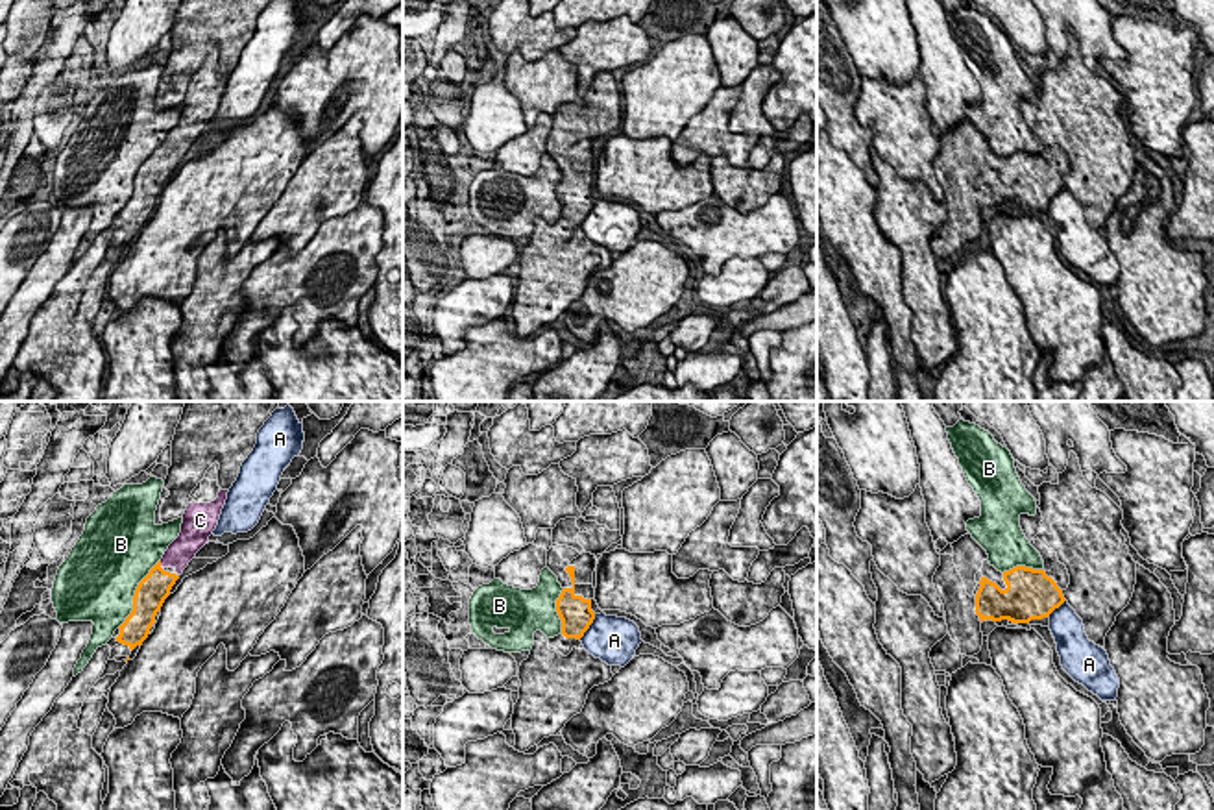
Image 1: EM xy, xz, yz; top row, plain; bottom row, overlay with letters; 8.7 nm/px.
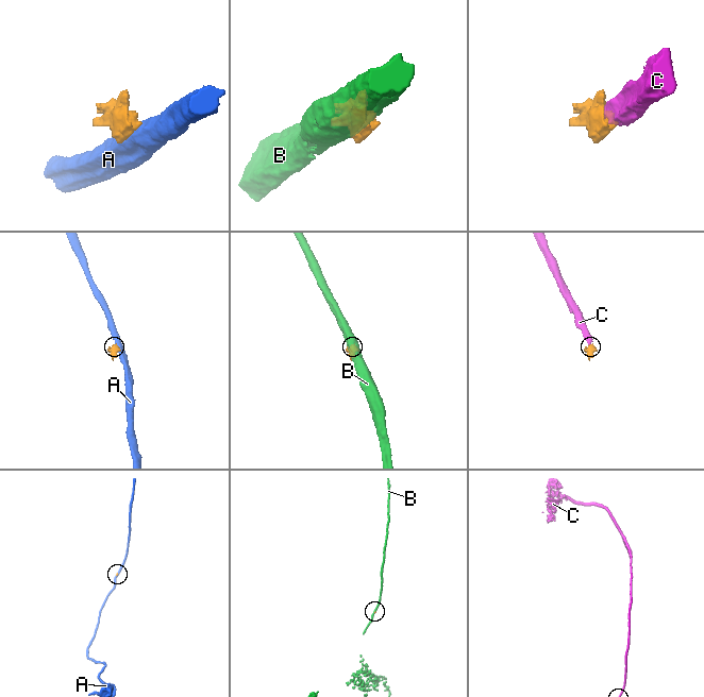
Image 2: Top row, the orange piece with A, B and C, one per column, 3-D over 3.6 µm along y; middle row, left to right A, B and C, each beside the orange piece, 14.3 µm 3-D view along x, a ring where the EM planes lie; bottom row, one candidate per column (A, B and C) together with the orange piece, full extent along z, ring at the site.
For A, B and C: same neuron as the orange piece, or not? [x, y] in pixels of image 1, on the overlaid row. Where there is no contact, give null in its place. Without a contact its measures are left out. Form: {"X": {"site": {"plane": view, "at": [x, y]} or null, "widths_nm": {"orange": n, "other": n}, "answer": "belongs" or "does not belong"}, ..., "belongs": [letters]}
{"A": {"site": {"plane": "xz", "at": [588, 627]}, "widths_nm": {"orange": 280, "other": 400}, "answer": "does not belong"}, "B": {"site": {"plane": "xy", "at": [135, 594]}, "widths_nm": {"orange": 280, "other": 480}, "answer": "does not belong"}, "C": {"site": {"plane": "xy", "at": [159, 564]}, "widths_nm": {"orange": 280, "other": 240}, "answer": "belongs"}, "belongs": ["C"]}

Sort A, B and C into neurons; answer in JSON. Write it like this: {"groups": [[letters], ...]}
{"groups": [["A"], ["B"], ["C"]]}

